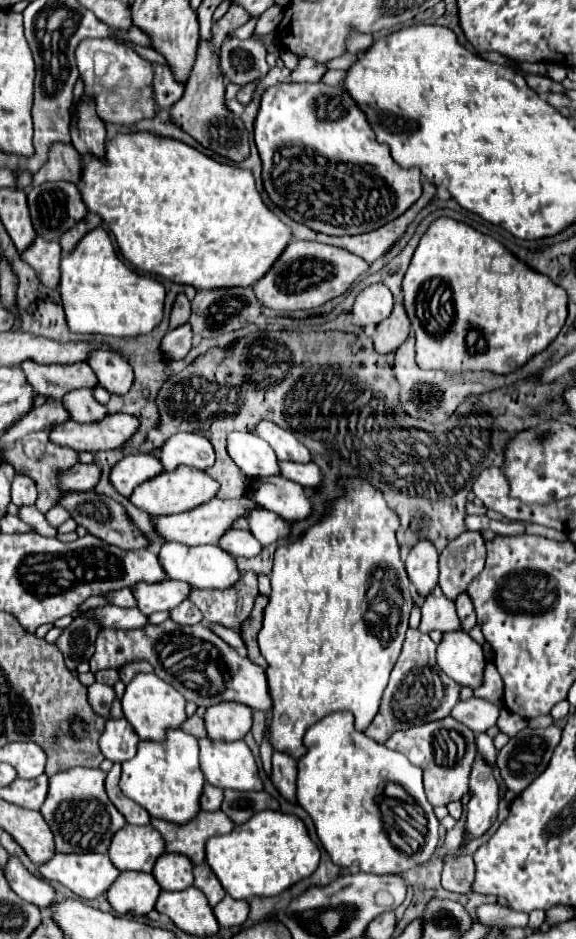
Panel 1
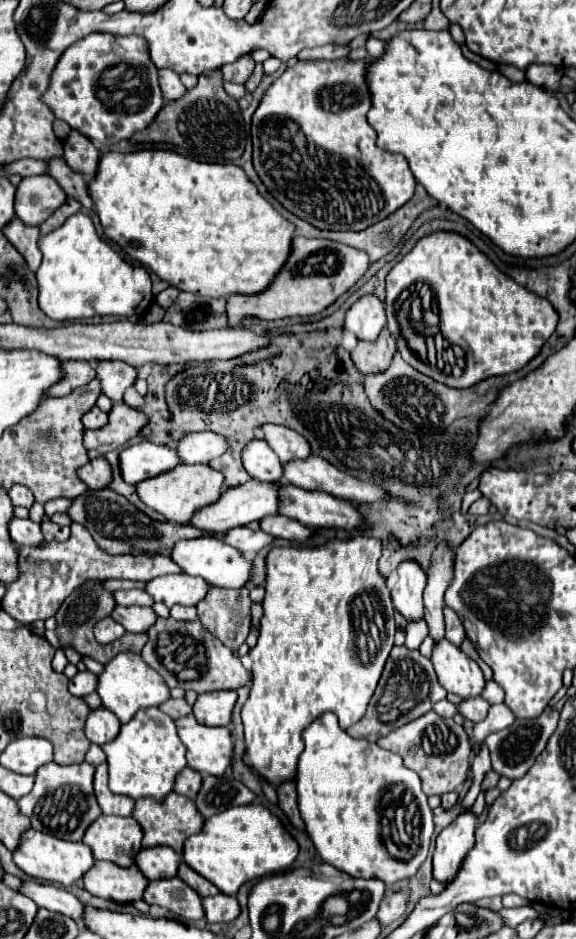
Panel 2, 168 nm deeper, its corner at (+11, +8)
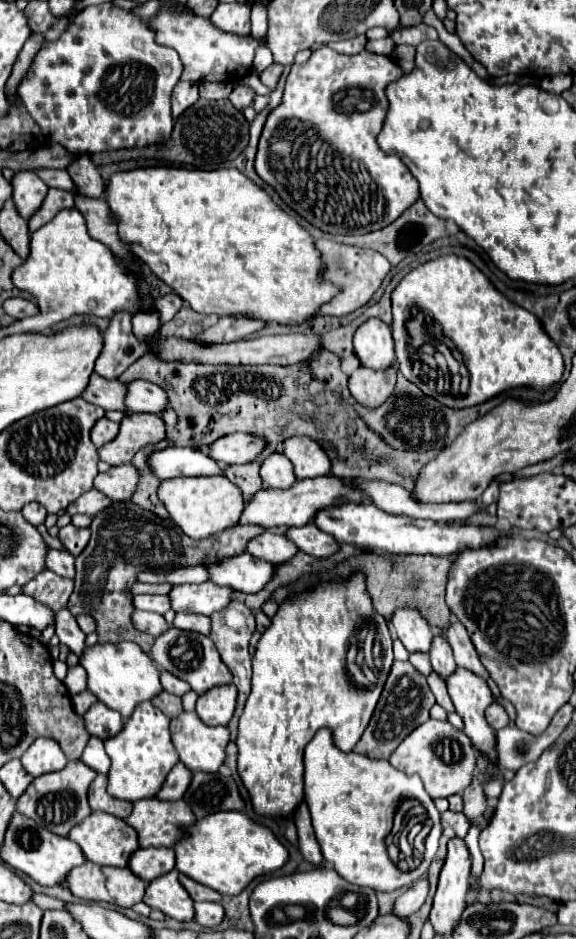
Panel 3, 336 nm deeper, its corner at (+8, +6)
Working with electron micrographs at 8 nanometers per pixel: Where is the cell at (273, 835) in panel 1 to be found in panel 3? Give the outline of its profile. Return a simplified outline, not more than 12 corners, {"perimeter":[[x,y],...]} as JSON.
{"perimeter":[[243,812],[197,820],[175,868],[237,896],[287,848]]}

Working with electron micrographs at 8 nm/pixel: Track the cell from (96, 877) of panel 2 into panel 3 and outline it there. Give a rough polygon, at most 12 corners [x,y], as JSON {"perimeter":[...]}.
{"perimeter":[[85,862],[67,876],[81,900],[131,908],[147,884],[129,868]]}

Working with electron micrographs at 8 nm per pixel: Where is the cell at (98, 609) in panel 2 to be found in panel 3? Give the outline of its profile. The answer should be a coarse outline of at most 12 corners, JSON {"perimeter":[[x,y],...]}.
{"perimeter":[[131,500],[93,516],[77,556],[73,616],[99,644],[153,636],[131,626],[139,570],[245,552],[261,526],[203,540]]}

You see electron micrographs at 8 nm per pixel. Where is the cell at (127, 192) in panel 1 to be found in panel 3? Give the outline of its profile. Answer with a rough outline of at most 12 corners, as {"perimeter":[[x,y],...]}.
{"perimeter":[[235,168],[115,172],[119,238],[195,312],[339,292]]}

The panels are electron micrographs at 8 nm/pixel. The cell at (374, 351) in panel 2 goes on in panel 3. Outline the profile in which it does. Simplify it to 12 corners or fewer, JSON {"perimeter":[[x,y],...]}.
{"perimeter":[[395,366],[349,378],[353,398],[369,408],[383,404],[395,386]]}

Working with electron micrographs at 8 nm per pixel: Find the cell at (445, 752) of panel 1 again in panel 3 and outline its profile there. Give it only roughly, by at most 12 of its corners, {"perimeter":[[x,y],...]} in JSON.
{"perimeter":[[427,720],[389,762],[431,798],[461,794],[477,756],[449,722]]}

